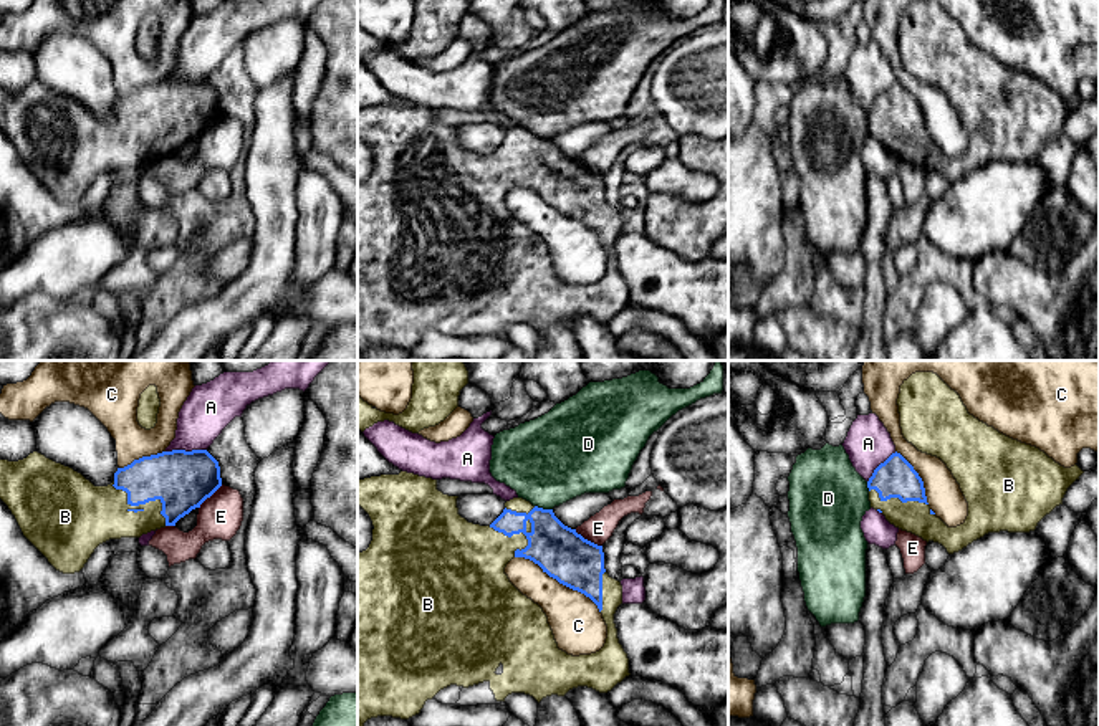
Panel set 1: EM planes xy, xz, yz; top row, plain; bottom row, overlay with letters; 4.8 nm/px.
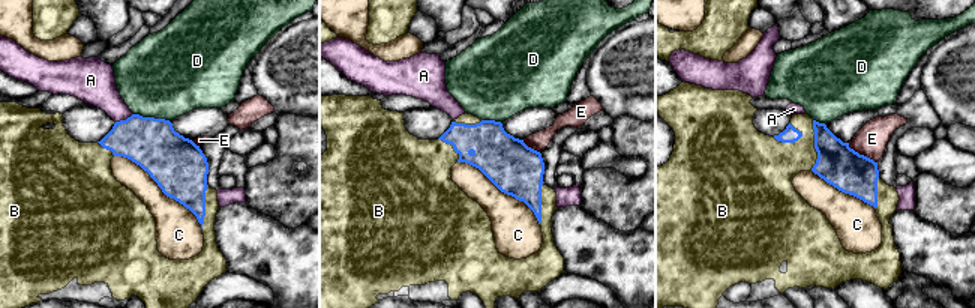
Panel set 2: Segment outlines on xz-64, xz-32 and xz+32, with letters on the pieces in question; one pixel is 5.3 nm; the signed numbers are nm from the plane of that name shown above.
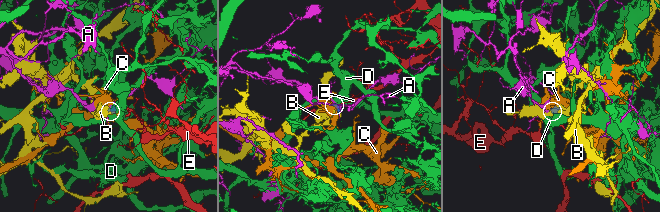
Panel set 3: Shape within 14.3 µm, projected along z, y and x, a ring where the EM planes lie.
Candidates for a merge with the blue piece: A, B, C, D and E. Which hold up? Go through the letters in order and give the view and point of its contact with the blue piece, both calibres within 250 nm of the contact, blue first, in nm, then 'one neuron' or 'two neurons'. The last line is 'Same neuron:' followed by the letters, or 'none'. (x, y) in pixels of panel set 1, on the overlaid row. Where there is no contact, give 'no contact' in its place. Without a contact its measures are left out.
A: meets blue in xy at (184, 450); 280 nm thick on the blue side, 240 nm on the other; two neurons
B: meets blue in xy at (143, 503); 280 nm thick on the blue side, 280 nm on the other; one neuron
C: meets blue in xz at (560, 582); 260 nm thick on the blue side, 260 nm on the other; two neurons
D: meets blue in xz at (542, 508); 240 nm thick on the blue side, 420 nm on the other; two neurons
E: meets blue in xz at (586, 539); 260 nm thick on the blue side, 140 nm on the other; two neurons
Same neuron: B

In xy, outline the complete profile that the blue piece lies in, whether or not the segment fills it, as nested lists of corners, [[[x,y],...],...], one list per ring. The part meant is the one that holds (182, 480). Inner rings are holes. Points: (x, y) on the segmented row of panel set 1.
[[[172,450],[118,468],[114,481],[94,486],[81,473],[33,451],[18,461],[0,460],[0,499],[23,536],[63,574],[79,572],[94,549],[121,537],[141,537],[175,523],[222,486],[218,461],[207,450]]]

